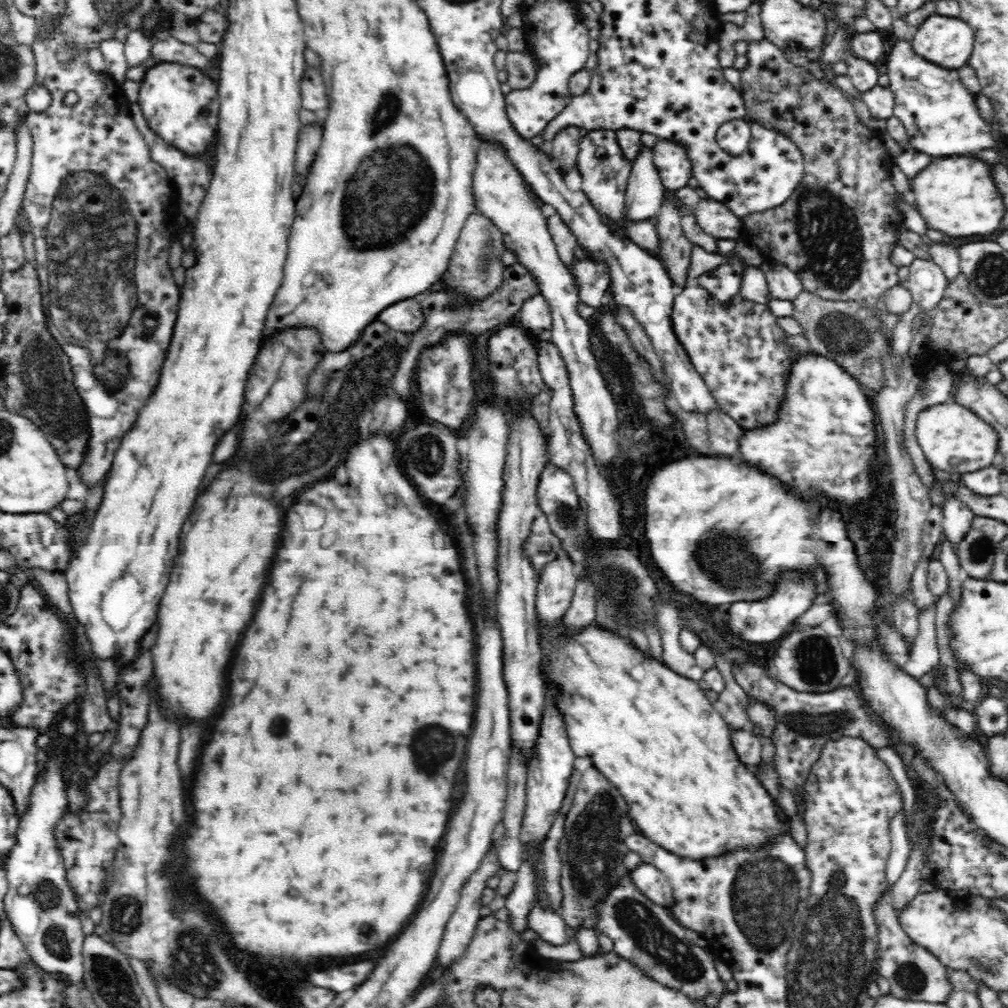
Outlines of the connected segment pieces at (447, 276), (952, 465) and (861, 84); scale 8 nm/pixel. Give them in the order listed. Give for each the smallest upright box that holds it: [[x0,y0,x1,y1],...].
[[439,208,507,310],[915,403,998,475],[842,33,879,93]]

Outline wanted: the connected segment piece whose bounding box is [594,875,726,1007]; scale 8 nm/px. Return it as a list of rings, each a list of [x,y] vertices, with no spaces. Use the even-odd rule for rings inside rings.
[[[630,875],[618,880],[608,896],[598,902],[598,907],[600,914],[594,929],[614,942],[613,953],[630,963],[636,963],[658,983],[682,991],[696,1007],[707,1006],[708,994],[715,996],[718,1006],[719,998],[726,991],[726,983],[720,978],[714,958],[708,955],[706,948],[698,948],[686,938],[687,928],[668,909],[638,891]]]

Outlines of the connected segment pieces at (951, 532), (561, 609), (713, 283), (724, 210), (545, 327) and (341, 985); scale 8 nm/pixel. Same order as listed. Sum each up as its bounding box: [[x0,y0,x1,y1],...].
[[943,498,975,554],[535,552,577,625],[696,256,746,305],[691,198,742,239],[520,294,551,342],[308,962,374,992]]

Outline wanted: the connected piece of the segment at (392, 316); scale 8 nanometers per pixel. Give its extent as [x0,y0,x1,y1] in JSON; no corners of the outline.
[378,298,425,337]

